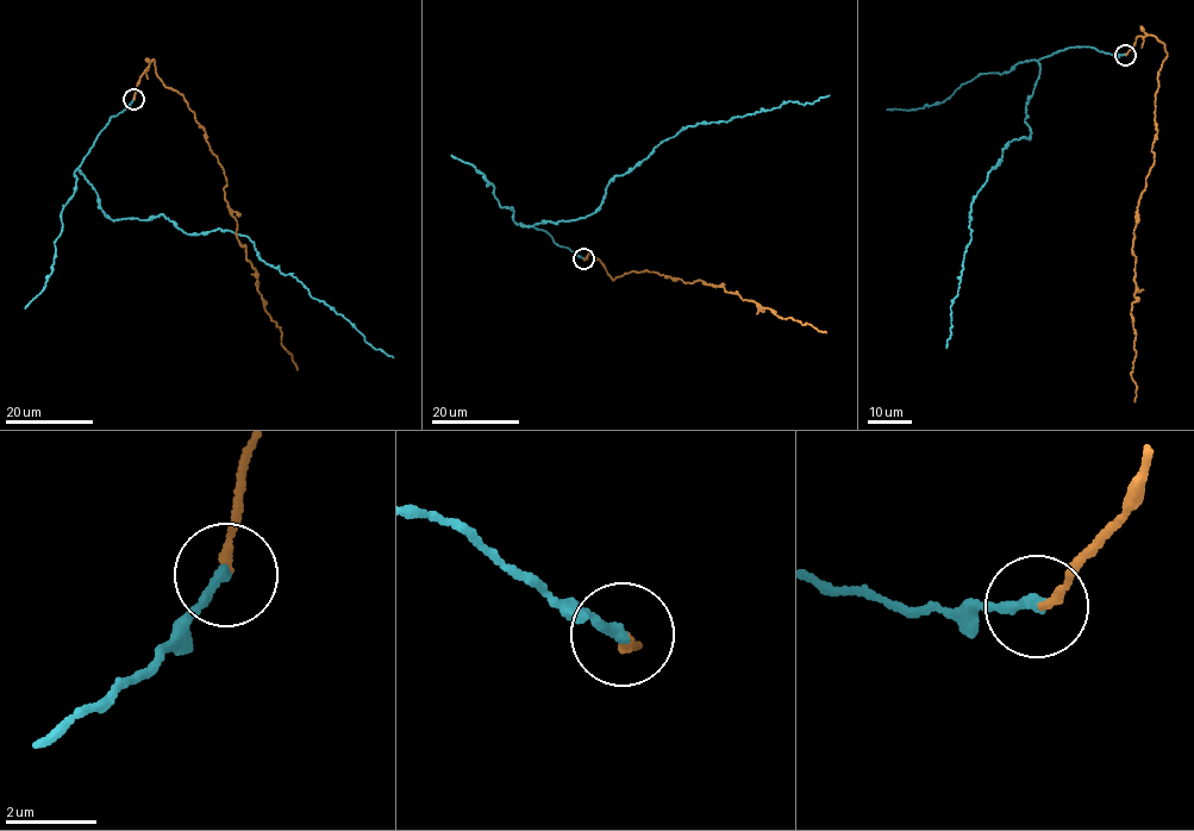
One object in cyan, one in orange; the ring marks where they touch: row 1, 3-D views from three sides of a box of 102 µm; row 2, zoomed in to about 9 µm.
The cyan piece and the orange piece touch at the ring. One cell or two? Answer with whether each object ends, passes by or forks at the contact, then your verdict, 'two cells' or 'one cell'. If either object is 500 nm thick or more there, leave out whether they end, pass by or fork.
cyan ends | orange ends | one cell

